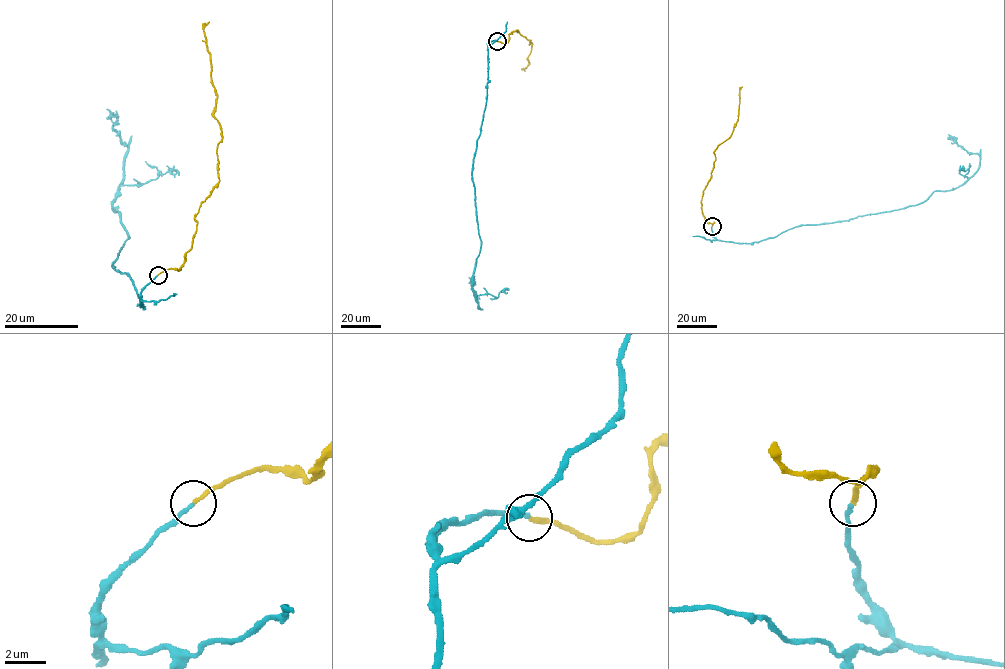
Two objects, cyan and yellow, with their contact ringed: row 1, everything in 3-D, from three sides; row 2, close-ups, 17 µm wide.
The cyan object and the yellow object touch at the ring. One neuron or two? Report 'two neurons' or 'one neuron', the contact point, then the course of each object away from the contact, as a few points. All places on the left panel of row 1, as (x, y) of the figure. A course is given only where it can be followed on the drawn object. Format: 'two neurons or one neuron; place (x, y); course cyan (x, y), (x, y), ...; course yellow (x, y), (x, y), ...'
one neuron; place (158, 275); course cyan (158, 274), (143, 289), (141, 307), (128, 274), (112, 266), (129, 238), (113, 209), (128, 147), (106, 108); course yellow (158, 274), (182, 267), (195, 215), (219, 180), (220, 125), (204, 27), (209, 21)

